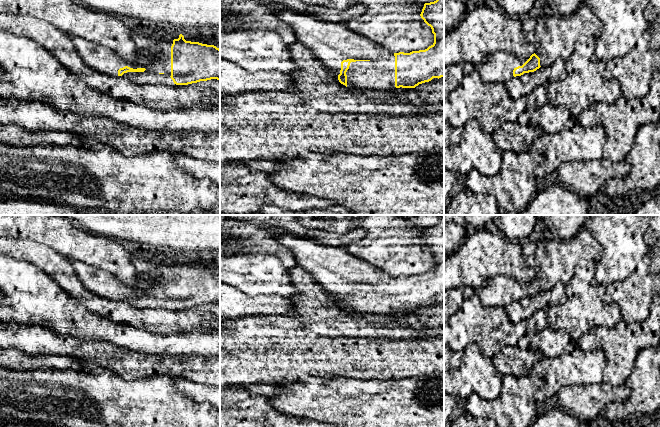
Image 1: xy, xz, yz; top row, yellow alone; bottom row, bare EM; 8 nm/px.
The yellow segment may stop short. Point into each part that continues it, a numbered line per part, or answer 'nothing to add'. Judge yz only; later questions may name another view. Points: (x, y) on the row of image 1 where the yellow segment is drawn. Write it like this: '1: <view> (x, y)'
1: yz (497, 67)

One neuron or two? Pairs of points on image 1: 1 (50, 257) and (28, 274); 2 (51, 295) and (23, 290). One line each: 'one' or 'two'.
1: two
2: one

